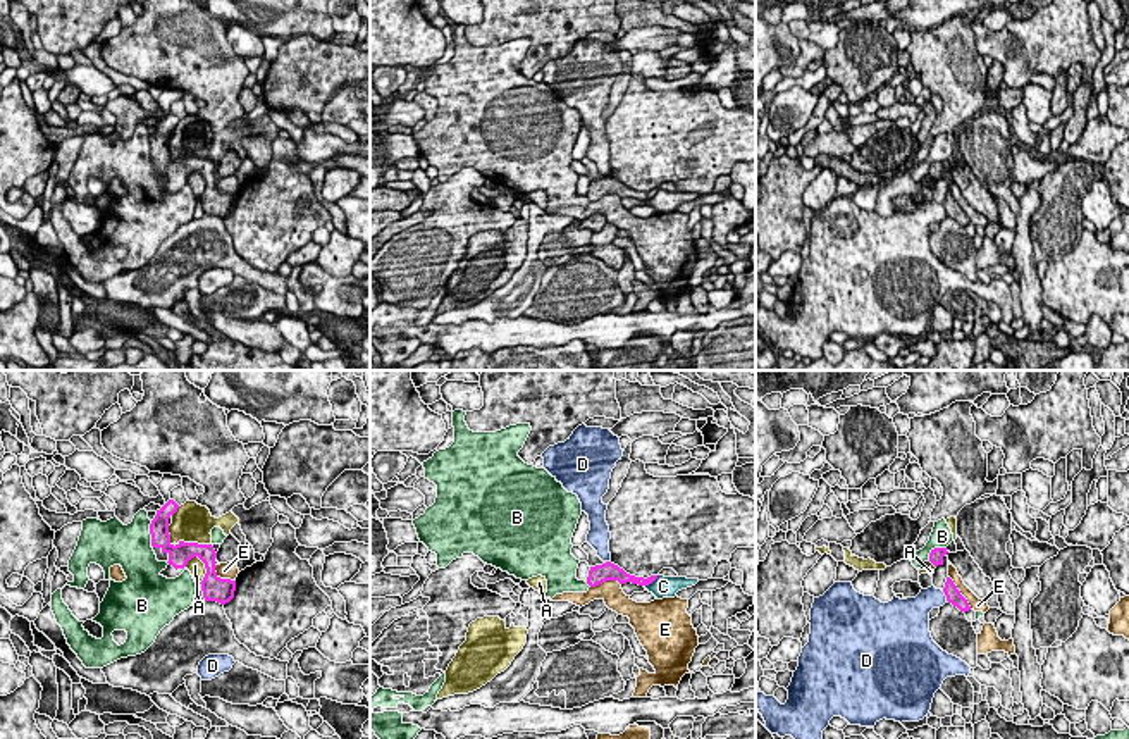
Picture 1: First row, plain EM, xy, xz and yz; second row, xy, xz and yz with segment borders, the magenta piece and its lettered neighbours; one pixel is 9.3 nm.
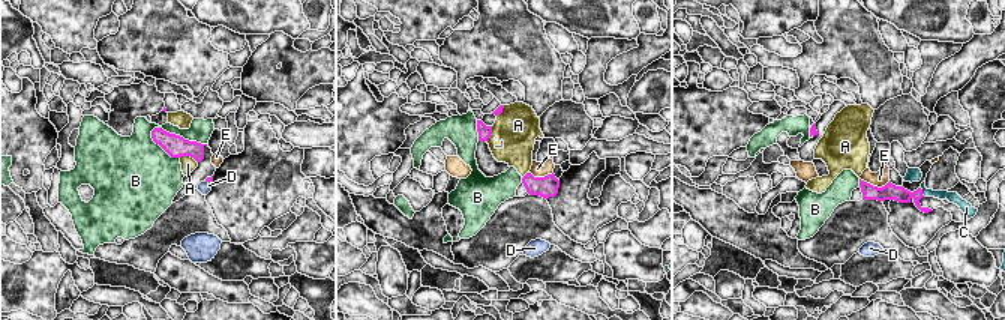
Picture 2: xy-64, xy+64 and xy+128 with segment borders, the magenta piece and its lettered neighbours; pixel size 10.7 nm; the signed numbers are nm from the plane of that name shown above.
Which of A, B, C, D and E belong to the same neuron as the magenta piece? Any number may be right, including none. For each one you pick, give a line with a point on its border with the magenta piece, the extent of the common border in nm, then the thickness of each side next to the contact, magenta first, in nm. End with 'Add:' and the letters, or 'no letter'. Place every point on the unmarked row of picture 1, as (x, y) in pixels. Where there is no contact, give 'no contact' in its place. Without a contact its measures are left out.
Add: no letter

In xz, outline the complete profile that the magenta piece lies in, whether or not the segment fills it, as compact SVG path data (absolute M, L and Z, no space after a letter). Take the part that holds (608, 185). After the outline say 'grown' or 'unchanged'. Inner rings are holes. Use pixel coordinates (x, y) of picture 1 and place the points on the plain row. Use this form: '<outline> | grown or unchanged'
M606 176L602 179L590 181L587 198L590 202L595 202L606 195L618 195L620 198L632 196L632 198L639 198L639 200L649 200L656 193L657 193L657 189L651 189L647 193L630 189L623 183L620 183L618 179Z | unchanged

